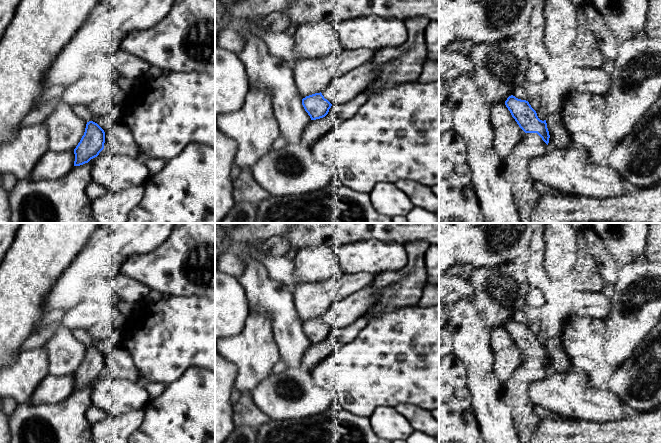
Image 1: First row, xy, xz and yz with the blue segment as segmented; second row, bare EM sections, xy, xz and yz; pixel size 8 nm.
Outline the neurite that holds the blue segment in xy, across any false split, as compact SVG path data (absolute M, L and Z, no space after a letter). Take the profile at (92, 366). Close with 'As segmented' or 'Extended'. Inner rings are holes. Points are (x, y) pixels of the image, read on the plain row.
M95 346L86 348L84 359L74 374L47 375L33 393L30 405L53 404L65 400L74 390L88 387L104 373L105 356Z. Extended

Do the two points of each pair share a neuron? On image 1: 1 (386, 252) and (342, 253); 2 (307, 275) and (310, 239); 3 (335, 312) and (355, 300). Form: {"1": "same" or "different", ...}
{"1": "same", "2": "different", "3": "same"}

